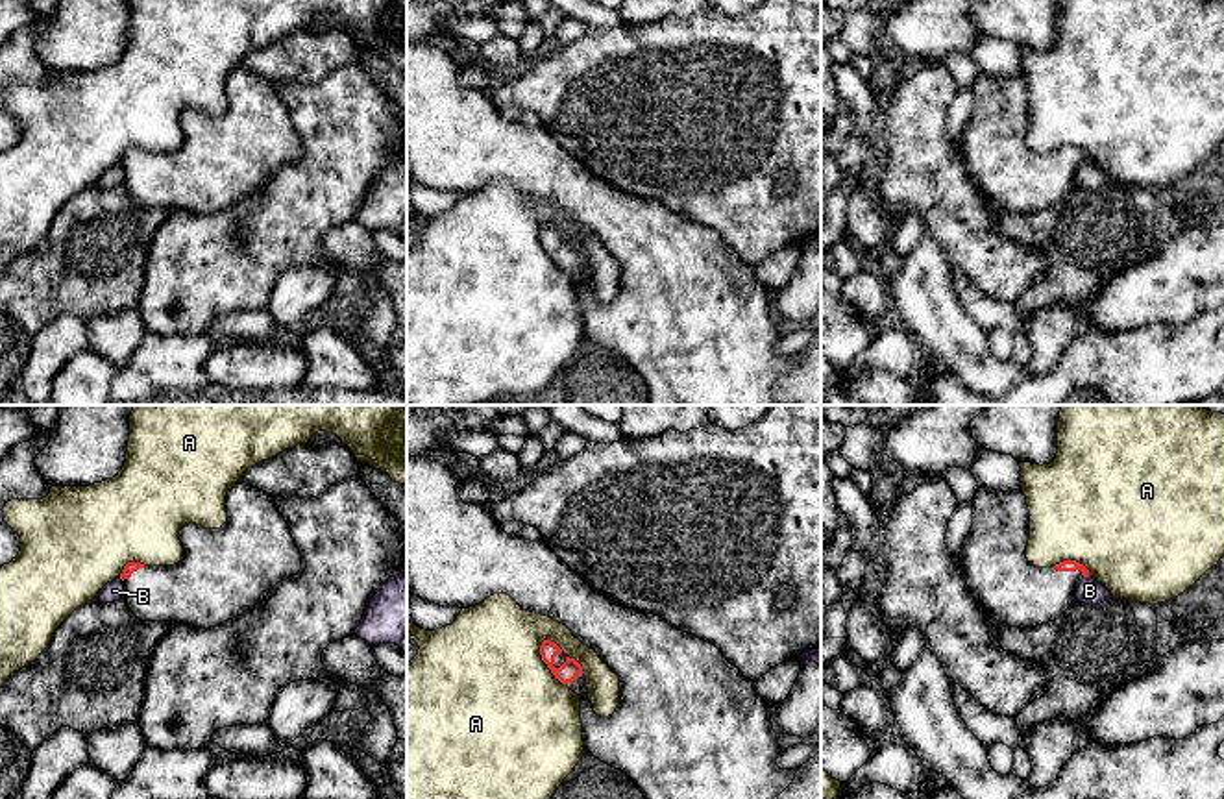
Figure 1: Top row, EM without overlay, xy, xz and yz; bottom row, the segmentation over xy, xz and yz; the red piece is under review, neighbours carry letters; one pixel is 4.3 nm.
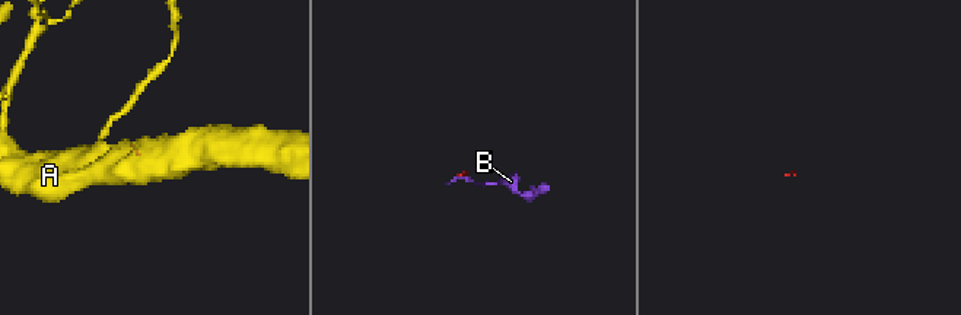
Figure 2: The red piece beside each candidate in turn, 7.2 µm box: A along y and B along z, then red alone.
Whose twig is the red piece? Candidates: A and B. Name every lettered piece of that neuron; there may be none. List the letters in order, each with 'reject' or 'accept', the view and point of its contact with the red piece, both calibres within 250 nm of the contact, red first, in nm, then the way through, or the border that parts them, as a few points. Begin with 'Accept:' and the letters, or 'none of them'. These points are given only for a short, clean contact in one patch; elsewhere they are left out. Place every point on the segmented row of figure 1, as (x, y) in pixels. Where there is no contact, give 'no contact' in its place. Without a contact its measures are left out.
Accept: none of them
A: reject; contact xz (544, 661); calibres 90 and 500 nm; border xz (544, 639), (540, 659), (566, 685)
B: reject; contact yz (1086, 576); calibres 50 and 110 nm; border yz (1084, 576), (1088, 577)

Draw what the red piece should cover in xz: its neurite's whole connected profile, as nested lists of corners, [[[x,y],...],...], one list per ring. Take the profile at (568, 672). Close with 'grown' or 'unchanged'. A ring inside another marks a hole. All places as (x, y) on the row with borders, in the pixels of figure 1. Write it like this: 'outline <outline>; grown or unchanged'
outline [[[407,455],[407,579],[409,592],[440,605],[470,608],[494,594],[510,596],[523,610],[549,616],[594,649],[619,679],[619,705],[608,718],[594,712],[582,666],[544,640],[542,660],[555,679],[581,699],[582,742],[588,755],[625,773],[645,799],[778,799],[795,769],[780,769],[780,745],[771,708],[736,666],[710,642],[688,634],[660,616],[623,607],[590,586],[544,542],[507,535],[484,505],[460,499],[460,477],[449,459]]]; grown

